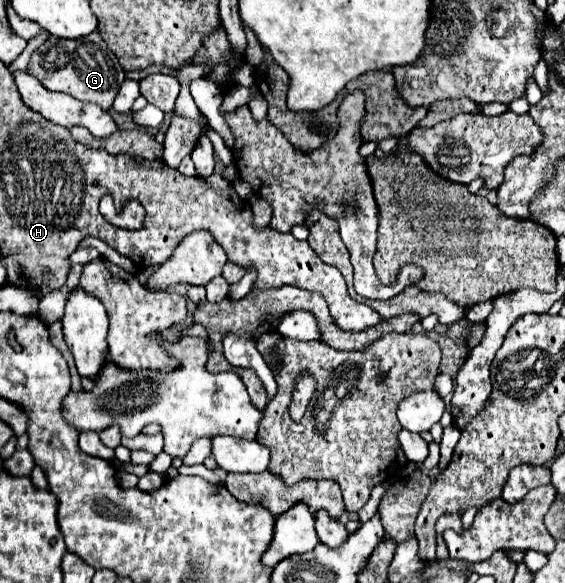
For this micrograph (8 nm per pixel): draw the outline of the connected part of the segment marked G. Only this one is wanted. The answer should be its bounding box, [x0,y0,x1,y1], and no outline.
[28,31,126,109]

